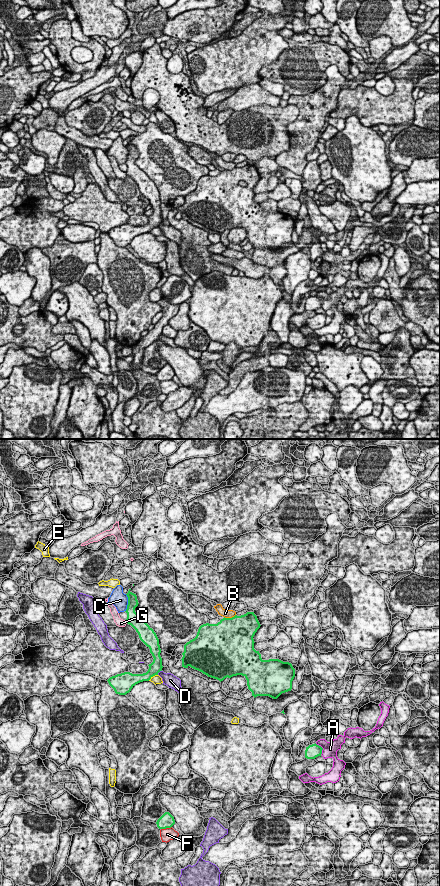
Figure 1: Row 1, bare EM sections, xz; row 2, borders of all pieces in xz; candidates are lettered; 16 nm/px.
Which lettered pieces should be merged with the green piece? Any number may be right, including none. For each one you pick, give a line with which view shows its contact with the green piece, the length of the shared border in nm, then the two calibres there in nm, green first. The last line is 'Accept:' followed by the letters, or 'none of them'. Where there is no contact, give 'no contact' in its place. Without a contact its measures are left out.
Accept: none of them

